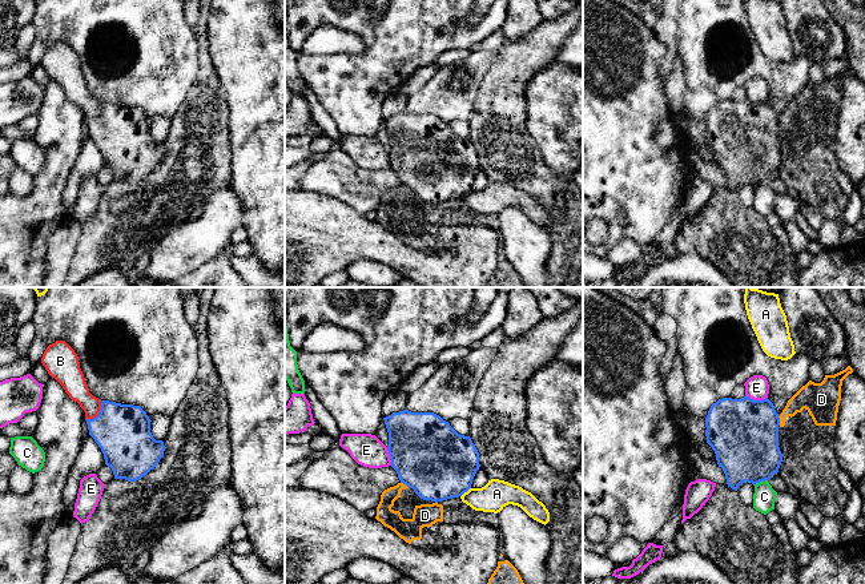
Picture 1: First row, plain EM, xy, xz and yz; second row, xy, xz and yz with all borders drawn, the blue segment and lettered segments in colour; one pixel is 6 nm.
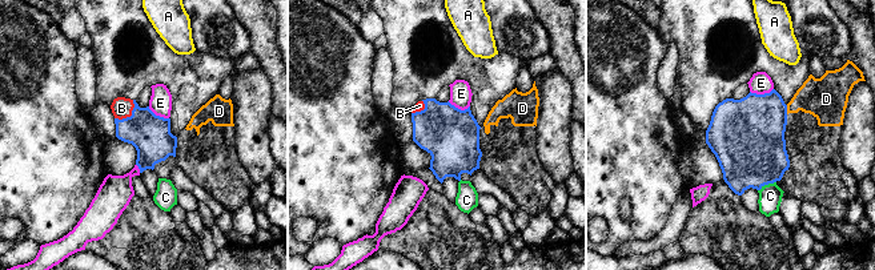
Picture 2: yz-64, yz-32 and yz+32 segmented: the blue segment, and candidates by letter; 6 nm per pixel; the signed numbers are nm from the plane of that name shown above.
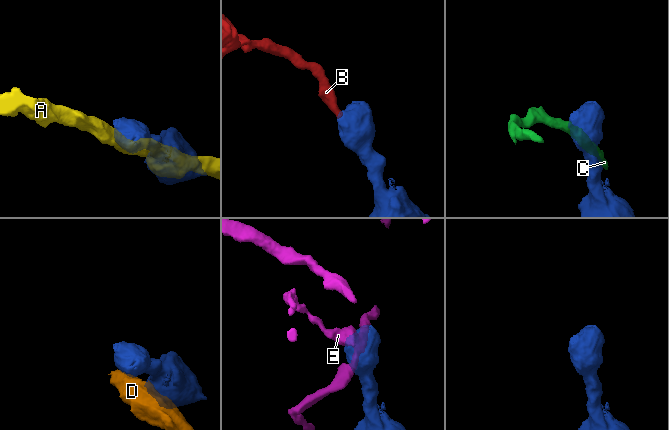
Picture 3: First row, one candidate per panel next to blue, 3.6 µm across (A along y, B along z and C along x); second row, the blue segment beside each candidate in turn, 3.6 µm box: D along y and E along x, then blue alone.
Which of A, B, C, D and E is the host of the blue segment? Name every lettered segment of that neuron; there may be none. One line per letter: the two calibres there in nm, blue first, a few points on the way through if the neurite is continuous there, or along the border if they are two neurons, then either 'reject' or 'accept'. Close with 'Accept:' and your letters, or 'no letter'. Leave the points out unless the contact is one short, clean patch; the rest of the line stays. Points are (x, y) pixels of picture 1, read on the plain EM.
A: 440 nm thick on the blue side, 180 nm on the other; border along xz (470, 189), (461, 198); reject
B: 340 nm thick on the blue side, 140 nm on the other; runs through xy (123, 133), (111, 127), (99, 115), (80, 96), (72, 83); accept
C: 400 nm thick on the blue side, 140 nm on the other; reject
D: 420 nm thick on the blue side, 170 nm on the other; border along yz (780, 117), (779, 127); reject
E: 420 nm thick on the blue side, 140 nm on the other; reject
Accept: B

